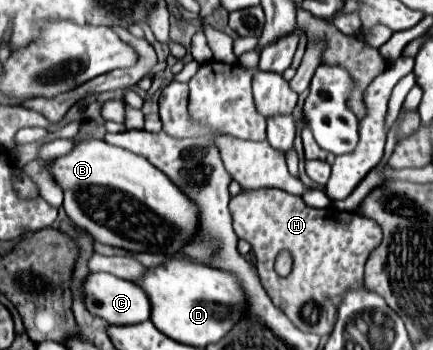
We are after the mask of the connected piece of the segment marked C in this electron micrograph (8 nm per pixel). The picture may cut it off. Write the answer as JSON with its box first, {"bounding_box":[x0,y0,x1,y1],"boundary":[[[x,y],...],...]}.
{"bounding_box":[83,273,151,325],"boundary":[[[91,273],[83,281],[83,297],[85,297],[85,307],[91,311],[91,315],[105,319],[109,325],[133,325],[147,321],[151,315],[151,303],[147,295],[135,285],[125,279],[113,277],[109,273]]]}

